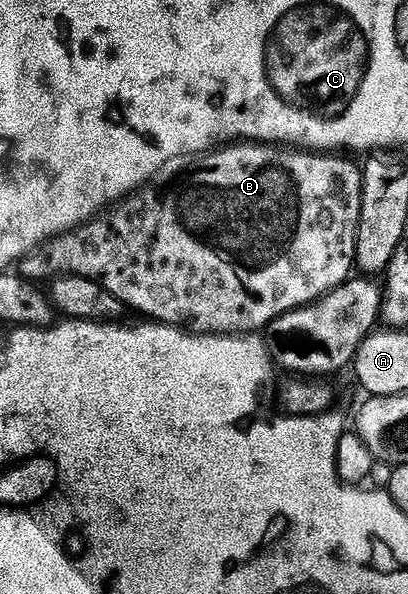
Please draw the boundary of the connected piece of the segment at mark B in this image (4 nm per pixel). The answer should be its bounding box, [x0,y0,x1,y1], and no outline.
[17,141,363,335]

